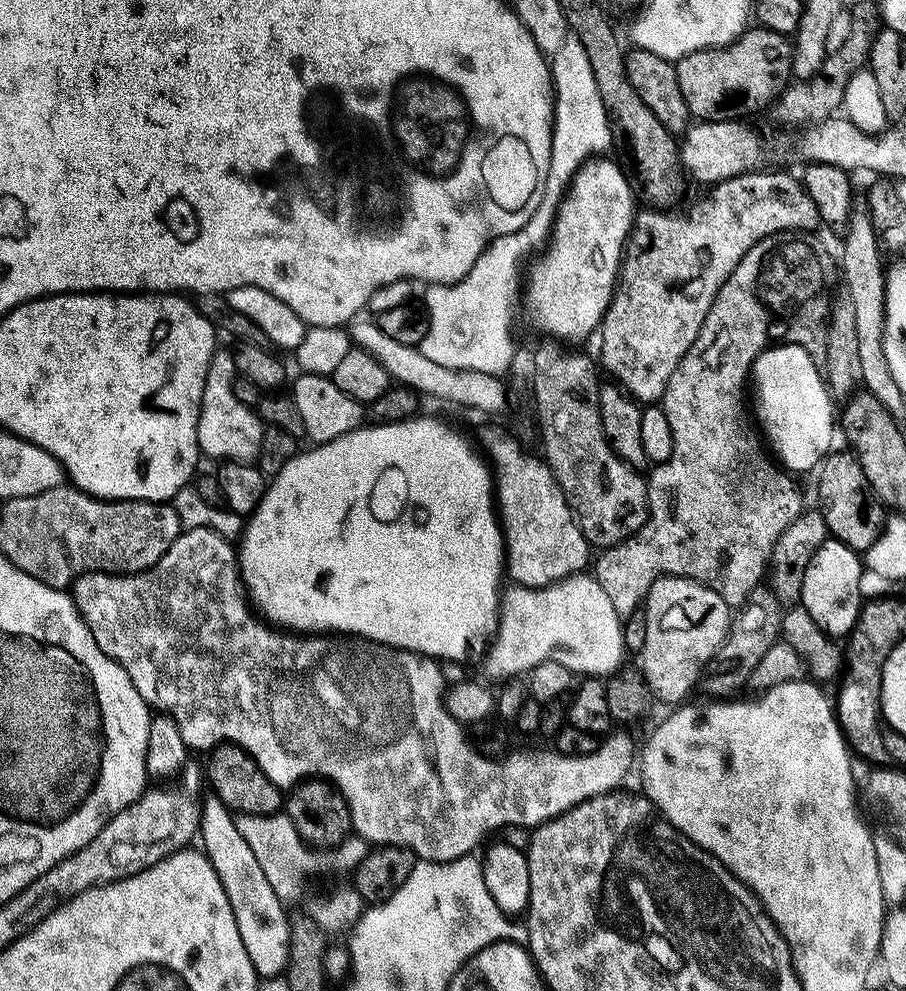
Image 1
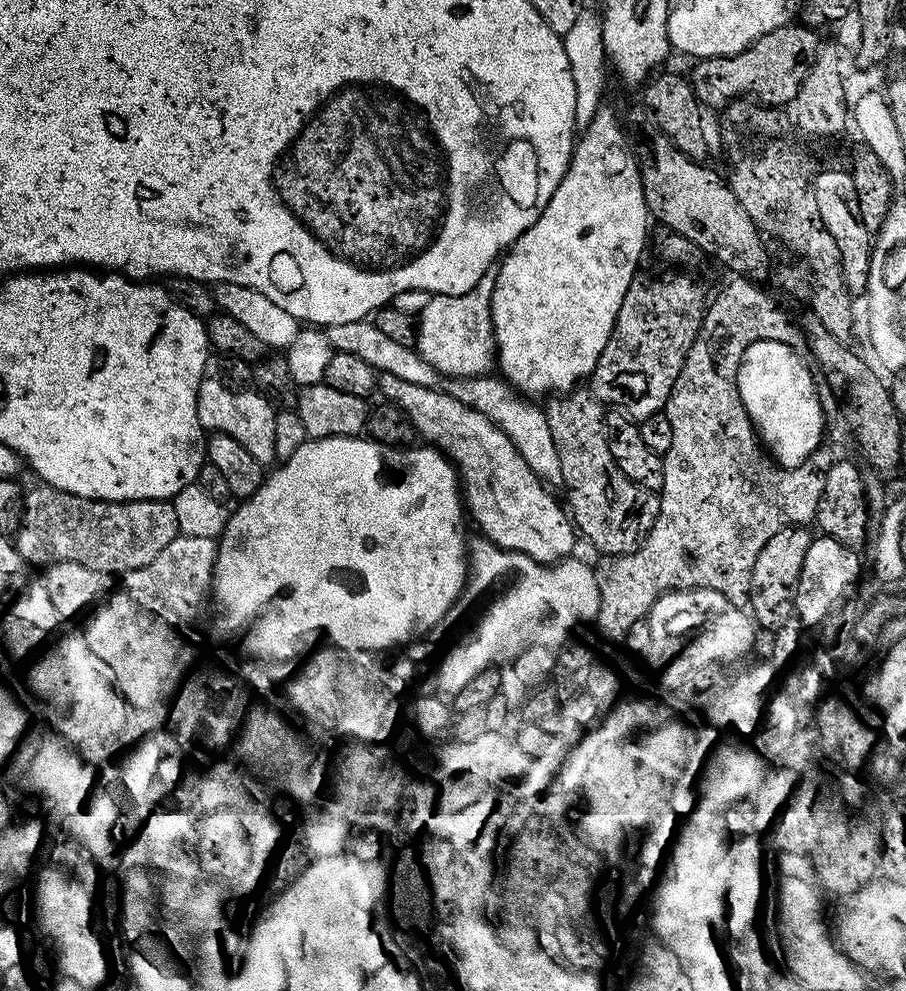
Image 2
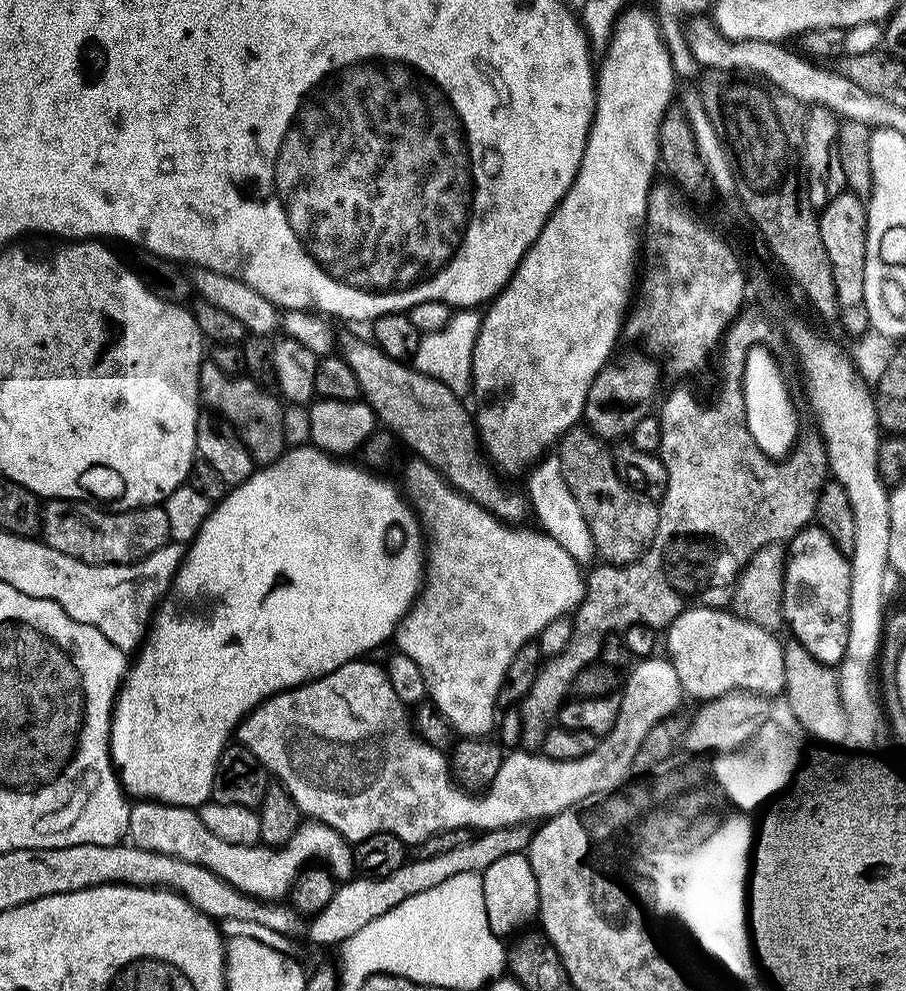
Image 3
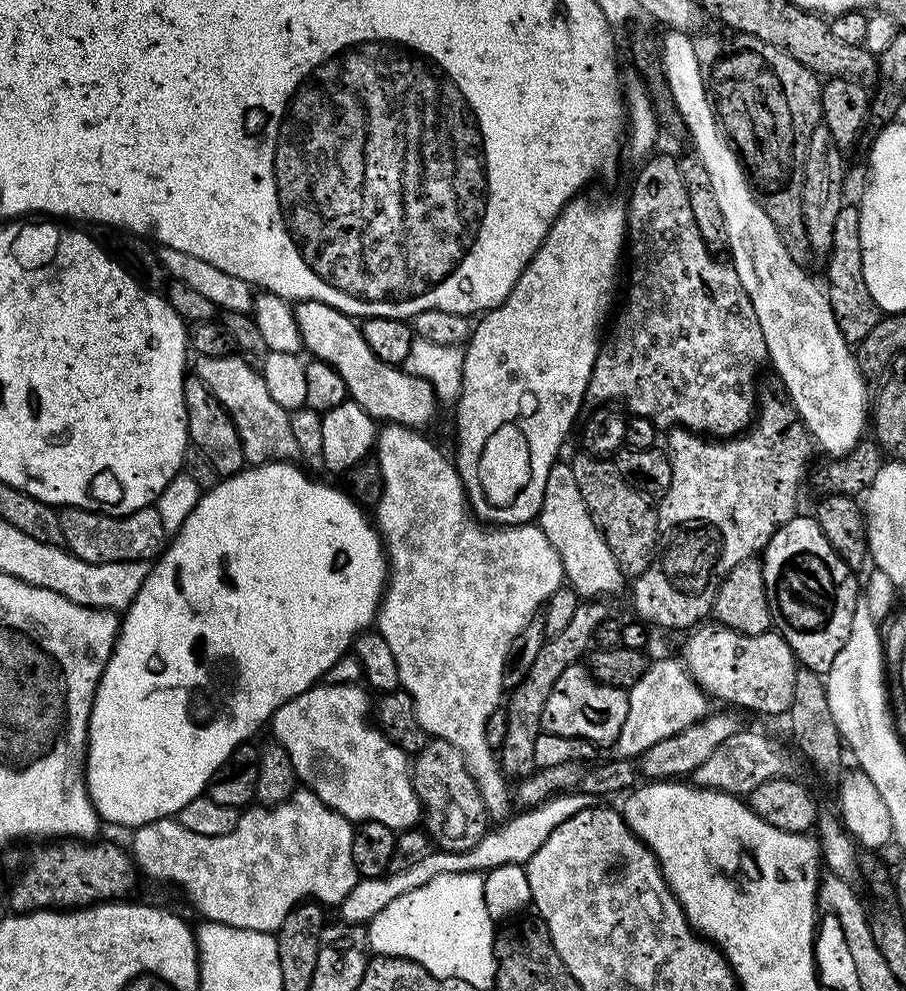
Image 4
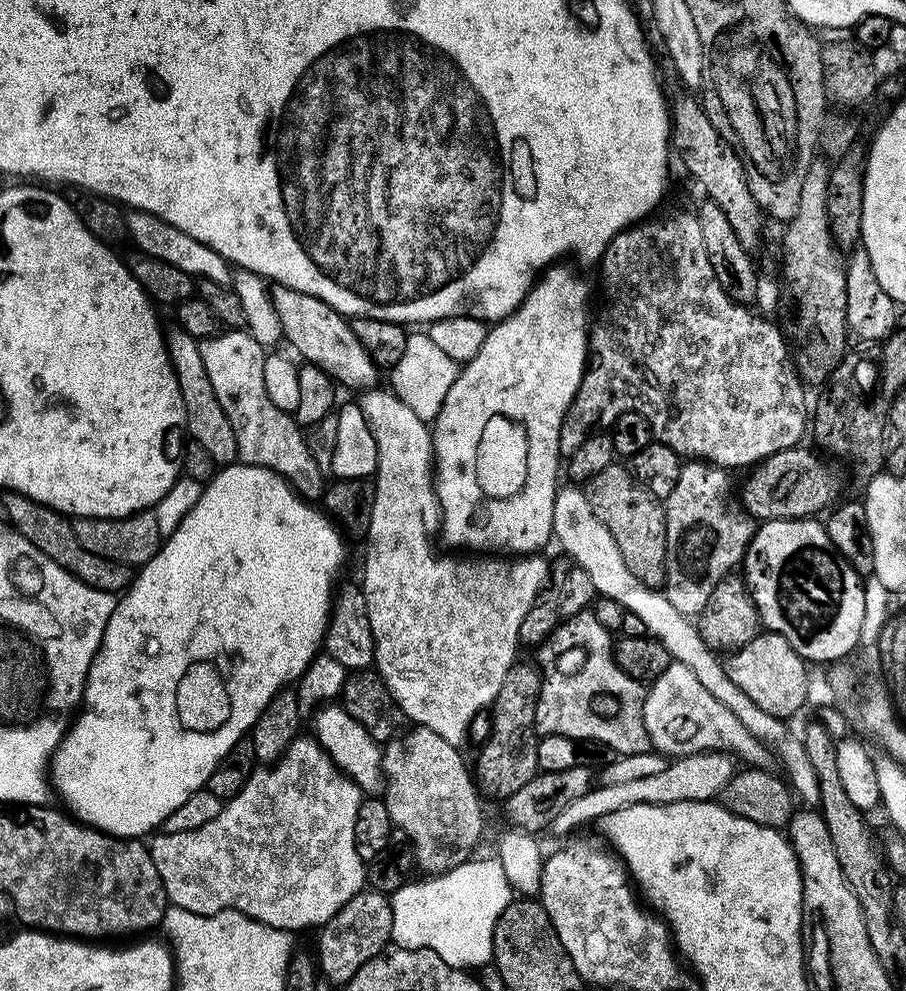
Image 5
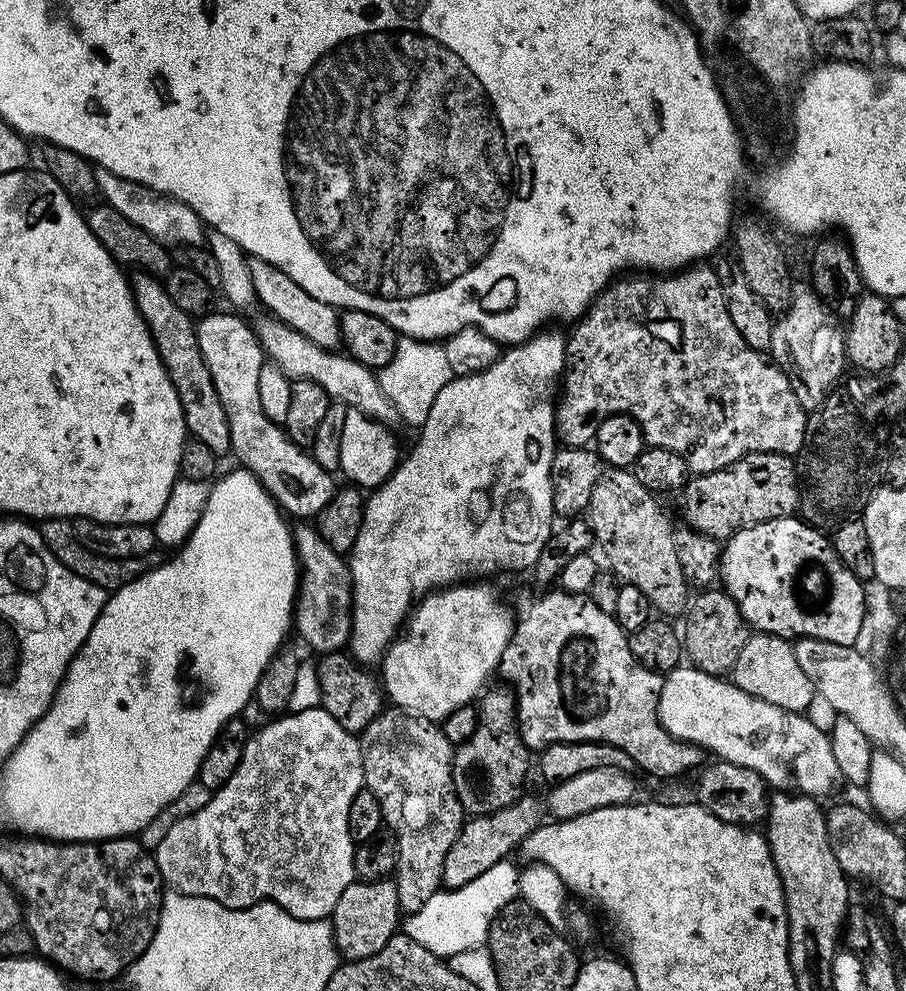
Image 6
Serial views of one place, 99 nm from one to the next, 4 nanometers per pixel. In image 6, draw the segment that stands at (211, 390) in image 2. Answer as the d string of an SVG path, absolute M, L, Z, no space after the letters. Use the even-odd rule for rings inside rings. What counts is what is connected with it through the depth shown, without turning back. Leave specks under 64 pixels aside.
M209 311L195 321L196 337L198 346L202 350L202 358L206 358L210 378L214 378L214 390L218 390L218 398L226 409L226 422L230 422L231 455L237 456L244 463L241 465L256 477L257 482L271 494L273 500L289 517L315 518L322 510L322 506L326 506L326 502L330 502L334 491L333 473L318 466L316 459L305 449L298 447L285 434L283 427L272 421L272 417L266 414L262 398L258 398L258 374L262 374L262 366L266 362L266 357L253 325L247 324L243 320L243 315L233 314L231 311L228 311L229 313L216 311Z

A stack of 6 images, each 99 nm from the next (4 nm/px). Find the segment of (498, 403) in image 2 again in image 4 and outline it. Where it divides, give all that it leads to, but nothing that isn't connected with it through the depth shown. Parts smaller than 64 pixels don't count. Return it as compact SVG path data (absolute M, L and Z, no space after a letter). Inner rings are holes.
M557 462L552 465L550 478L546 478L546 494L542 498L538 526L546 534L550 546L554 546L564 567L564 579L577 596L604 598L607 592L616 592L626 584L624 573L614 554L610 554L610 546L606 546L606 538L582 498L582 490L578 490L571 463Z

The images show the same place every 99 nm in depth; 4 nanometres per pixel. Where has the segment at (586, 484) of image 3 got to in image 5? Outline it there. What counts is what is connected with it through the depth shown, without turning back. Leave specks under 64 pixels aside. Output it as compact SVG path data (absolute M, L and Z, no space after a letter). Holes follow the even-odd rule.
M613 462L606 466L606 470L591 476L586 482L586 491L598 522L602 522L602 526L610 530L614 542L618 542L622 562L630 566L630 574L648 588L659 589L664 583L664 563L668 553L663 503L638 486L627 467L620 462Z

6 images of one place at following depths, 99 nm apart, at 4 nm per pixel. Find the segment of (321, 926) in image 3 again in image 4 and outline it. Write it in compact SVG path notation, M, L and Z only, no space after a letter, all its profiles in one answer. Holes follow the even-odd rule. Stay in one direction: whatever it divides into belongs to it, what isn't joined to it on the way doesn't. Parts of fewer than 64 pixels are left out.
M583 790L577 792L560 792L553 795L543 804L529 807L522 810L524 812L511 815L508 820L503 821L498 827L491 829L480 839L470 850L462 852L441 852L432 850L419 862L406 868L404 871L390 872L378 878L362 878L352 888L350 894L338 906L341 916L345 923L364 924L378 915L392 900L398 896L416 889L440 874L476 872L483 873L494 869L499 865L523 864L527 865L535 851L539 849L546 838L550 836L566 822L567 818L572 818L574 814L580 813L584 809L593 807L594 798L591 793ZM518 814L518 815L517 815ZM498 828L498 829L496 829Z

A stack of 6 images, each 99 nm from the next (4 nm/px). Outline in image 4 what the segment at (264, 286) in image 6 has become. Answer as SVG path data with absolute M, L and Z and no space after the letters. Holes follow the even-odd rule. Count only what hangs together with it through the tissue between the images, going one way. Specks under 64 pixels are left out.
M301 300L294 308L298 332L301 342L309 357L326 362L342 374L342 382L346 382L348 395L366 414L370 414L377 422L401 424L417 430L427 429L427 424L436 416L438 401L430 382L417 376L411 376L403 367L382 362L366 346L366 338L362 338L360 325L353 317L338 311L334 306L326 306L326 302L317 300Z

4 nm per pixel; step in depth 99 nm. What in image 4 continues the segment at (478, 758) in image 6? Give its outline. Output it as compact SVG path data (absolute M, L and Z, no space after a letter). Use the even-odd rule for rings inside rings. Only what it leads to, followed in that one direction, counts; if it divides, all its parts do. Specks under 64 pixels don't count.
M581 602L578 610L574 610L574 618L562 634L547 637L542 650L535 657L529 672L521 680L521 684L511 689L506 700L508 712L508 725L506 738L498 749L500 767L504 770L505 777L523 778L537 771L534 762L534 742L540 737L542 731L542 710L546 706L546 698L550 698L550 690L554 690L554 682L562 678L562 670L581 659L580 655L587 653L593 647L592 632L600 628L600 623L608 616L608 608L604 602Z

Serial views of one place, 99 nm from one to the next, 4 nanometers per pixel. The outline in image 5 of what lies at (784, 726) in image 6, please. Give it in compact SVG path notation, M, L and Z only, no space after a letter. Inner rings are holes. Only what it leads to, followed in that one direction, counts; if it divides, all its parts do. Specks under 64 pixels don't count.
M672 662L644 693L644 726L649 745L668 758L694 755L696 752L724 752L744 759L748 766L764 766L769 762L769 749L759 740L686 666Z

